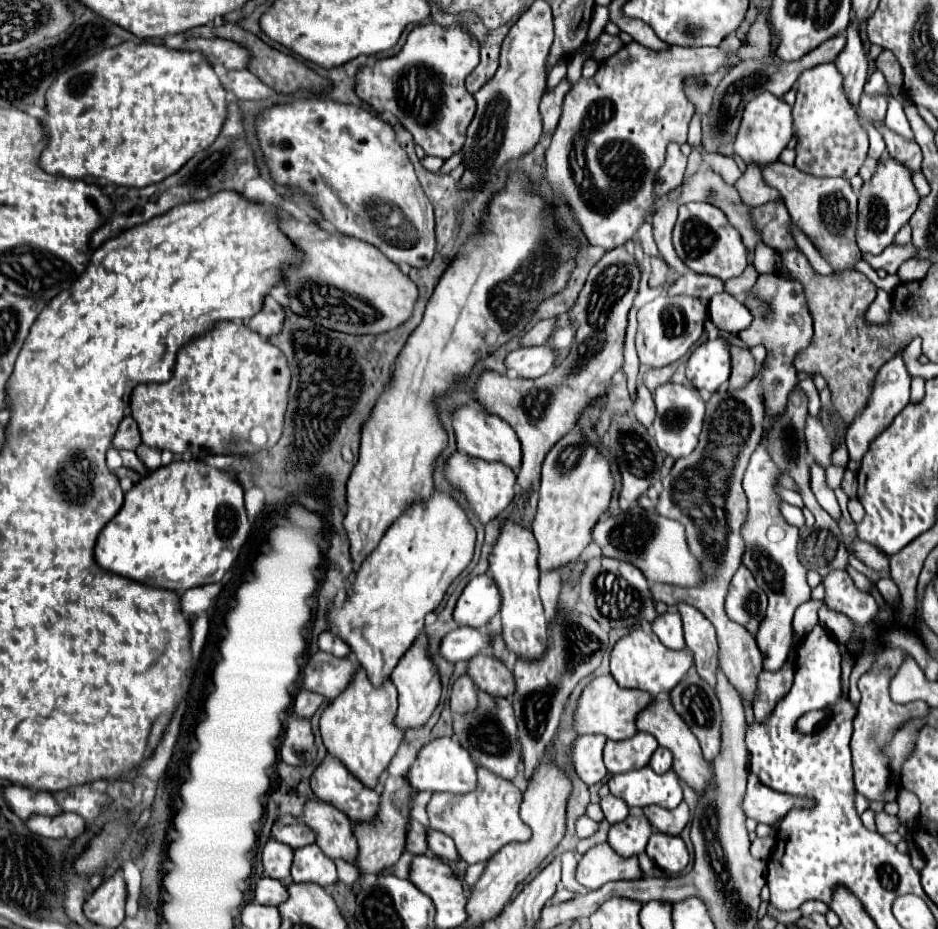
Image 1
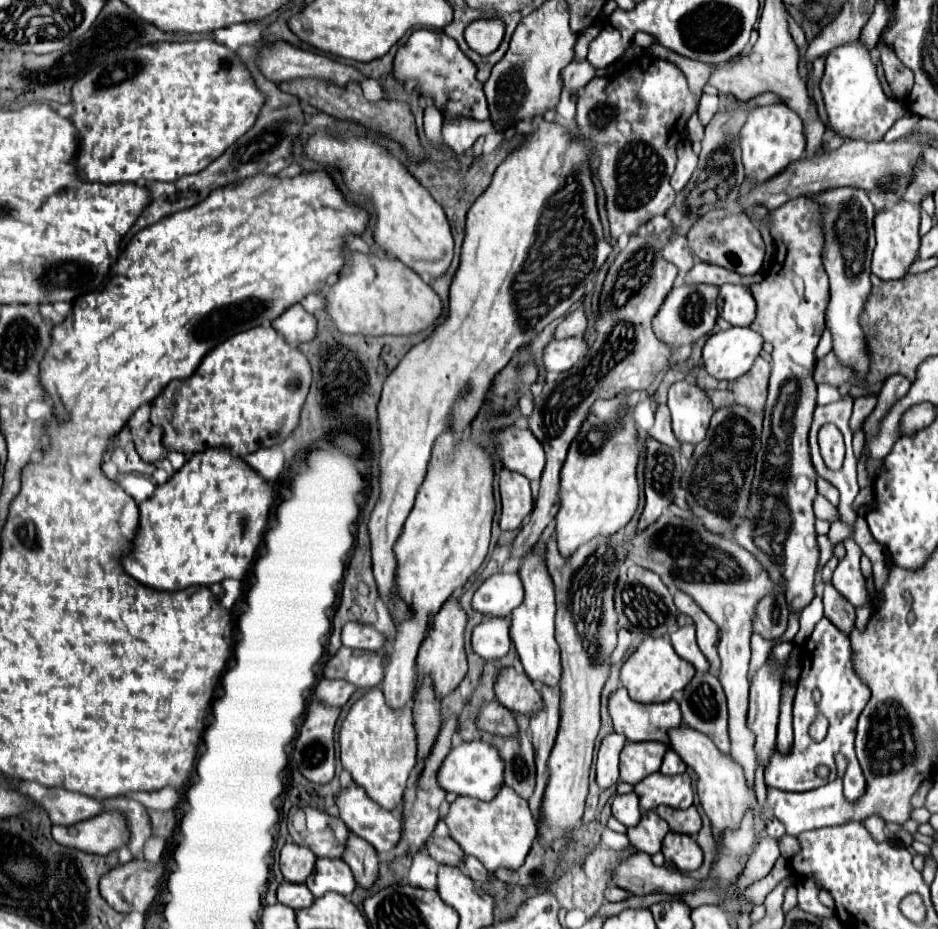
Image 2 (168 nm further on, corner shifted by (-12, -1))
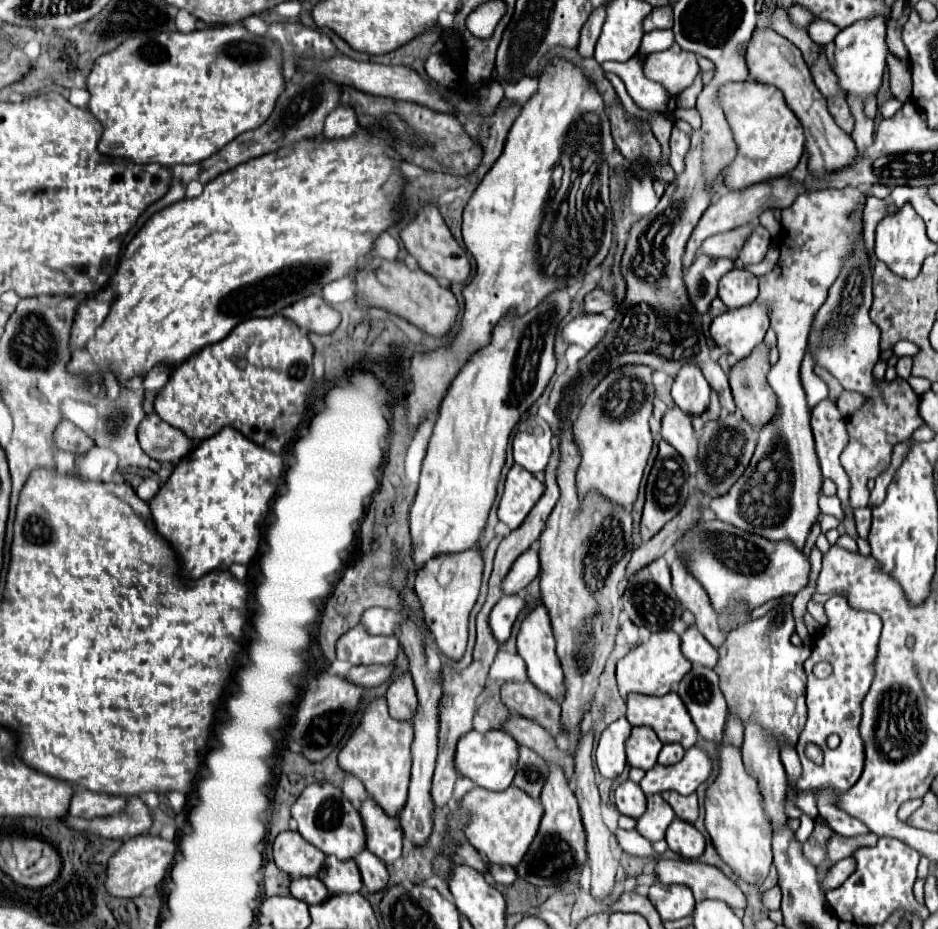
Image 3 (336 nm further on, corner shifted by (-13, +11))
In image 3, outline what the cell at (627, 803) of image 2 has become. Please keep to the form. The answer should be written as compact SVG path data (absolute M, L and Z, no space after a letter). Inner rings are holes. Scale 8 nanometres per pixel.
M626 780L622 782L616 792L616 808L624 814L624 816L630 816L630 818L640 818L646 810L646 796L642 792L642 788L632 782L632 780Z

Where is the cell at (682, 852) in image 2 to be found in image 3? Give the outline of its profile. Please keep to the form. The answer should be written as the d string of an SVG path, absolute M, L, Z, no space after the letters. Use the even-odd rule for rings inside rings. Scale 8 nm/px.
M674 818L666 830L668 848L680 854L686 860L696 860L704 852L704 836L690 824L680 818Z

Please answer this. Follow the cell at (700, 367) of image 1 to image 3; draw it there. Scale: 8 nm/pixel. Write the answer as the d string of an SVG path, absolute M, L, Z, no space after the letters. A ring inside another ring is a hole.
M758 300L744 308L726 310L712 320L710 334L718 346L726 346L738 360L746 358L764 340L770 324L768 314L768 304Z

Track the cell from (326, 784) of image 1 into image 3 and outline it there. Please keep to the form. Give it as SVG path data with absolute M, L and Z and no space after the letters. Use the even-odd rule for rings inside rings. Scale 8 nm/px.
M370 798L362 802L360 814L366 826L368 850L386 866L392 866L402 856L402 830L398 820L386 816L386 812Z

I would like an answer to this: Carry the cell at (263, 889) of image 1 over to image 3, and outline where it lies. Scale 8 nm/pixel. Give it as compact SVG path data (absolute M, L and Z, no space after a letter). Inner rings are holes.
M302 876L302 878L294 878L290 884L290 894L306 904L322 904L324 900L328 900L330 892L328 888L324 888L322 880L318 876Z

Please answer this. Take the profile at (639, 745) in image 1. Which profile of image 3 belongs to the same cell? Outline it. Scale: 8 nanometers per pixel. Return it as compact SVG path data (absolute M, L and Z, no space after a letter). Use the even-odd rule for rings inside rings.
M646 726L632 728L632 734L626 740L628 764L634 768L650 770L656 764L660 748L662 748L662 742L652 728L646 728Z

